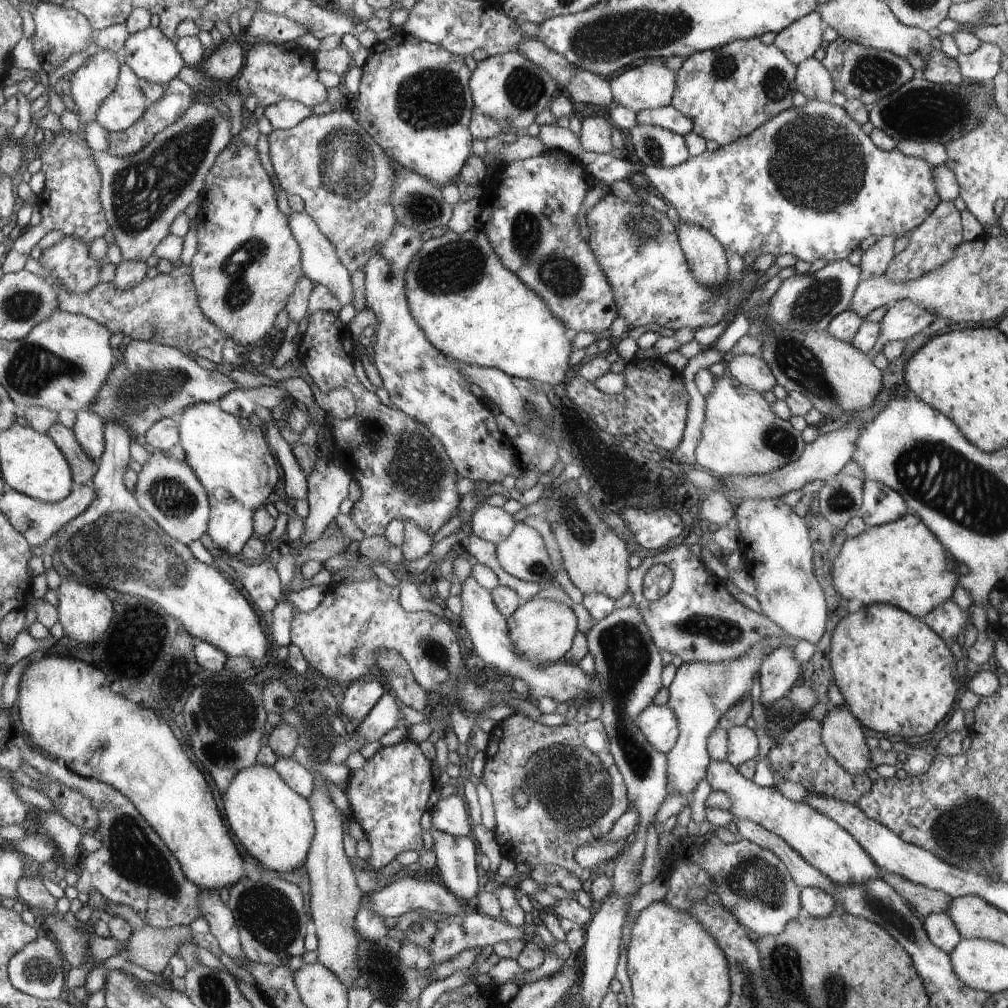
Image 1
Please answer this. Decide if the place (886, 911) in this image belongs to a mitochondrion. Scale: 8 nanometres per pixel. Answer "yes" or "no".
yes

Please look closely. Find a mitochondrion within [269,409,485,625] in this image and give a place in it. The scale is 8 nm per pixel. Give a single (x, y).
(415, 469)

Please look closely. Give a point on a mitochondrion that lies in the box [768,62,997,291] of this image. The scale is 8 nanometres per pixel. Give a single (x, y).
(923, 113)

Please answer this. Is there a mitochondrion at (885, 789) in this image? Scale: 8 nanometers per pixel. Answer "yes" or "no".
no

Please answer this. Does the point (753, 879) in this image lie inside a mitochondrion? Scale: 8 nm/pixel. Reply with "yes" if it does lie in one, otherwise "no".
yes

